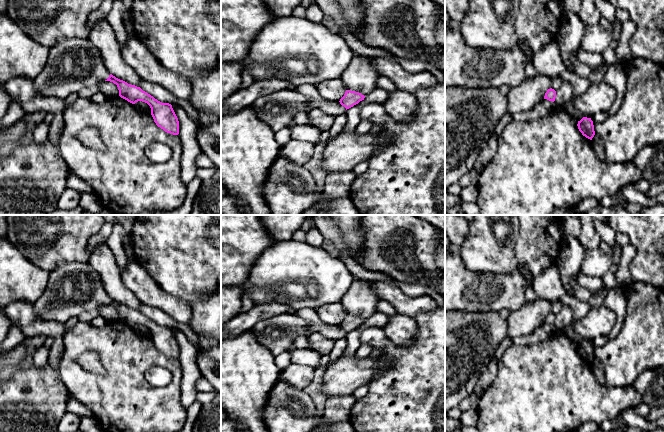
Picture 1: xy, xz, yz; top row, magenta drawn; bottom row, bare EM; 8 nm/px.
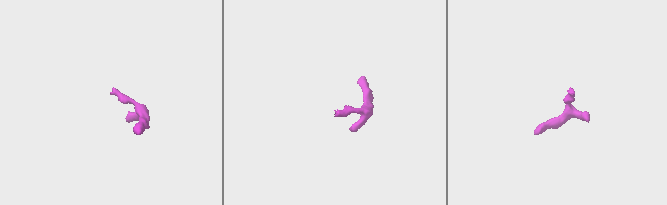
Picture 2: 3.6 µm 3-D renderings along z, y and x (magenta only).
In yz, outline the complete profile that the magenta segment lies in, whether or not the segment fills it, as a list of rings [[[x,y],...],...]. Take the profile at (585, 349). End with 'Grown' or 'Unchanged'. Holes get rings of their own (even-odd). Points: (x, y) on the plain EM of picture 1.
[[[583,341],[580,345],[578,345],[577,350],[583,360],[592,364],[595,359],[595,355],[591,342]]]. Unchanged

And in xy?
[[[70,262],[57,267],[49,275],[47,287],[43,295],[34,303],[35,311],[43,319],[65,323],[72,317],[78,316],[85,310],[97,310],[102,305],[110,305],[117,309],[119,320],[135,328],[138,325],[147,327],[151,332],[151,339],[158,351],[165,356],[178,359],[179,345],[169,327],[162,327],[143,315],[140,311],[128,308],[109,297],[103,287],[100,276],[88,263]]]. Grown

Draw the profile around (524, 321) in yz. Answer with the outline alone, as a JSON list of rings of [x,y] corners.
[[[537,298],[526,303],[519,309],[510,312],[508,321],[508,334],[511,339],[532,334],[539,328],[550,313],[554,302]]]

